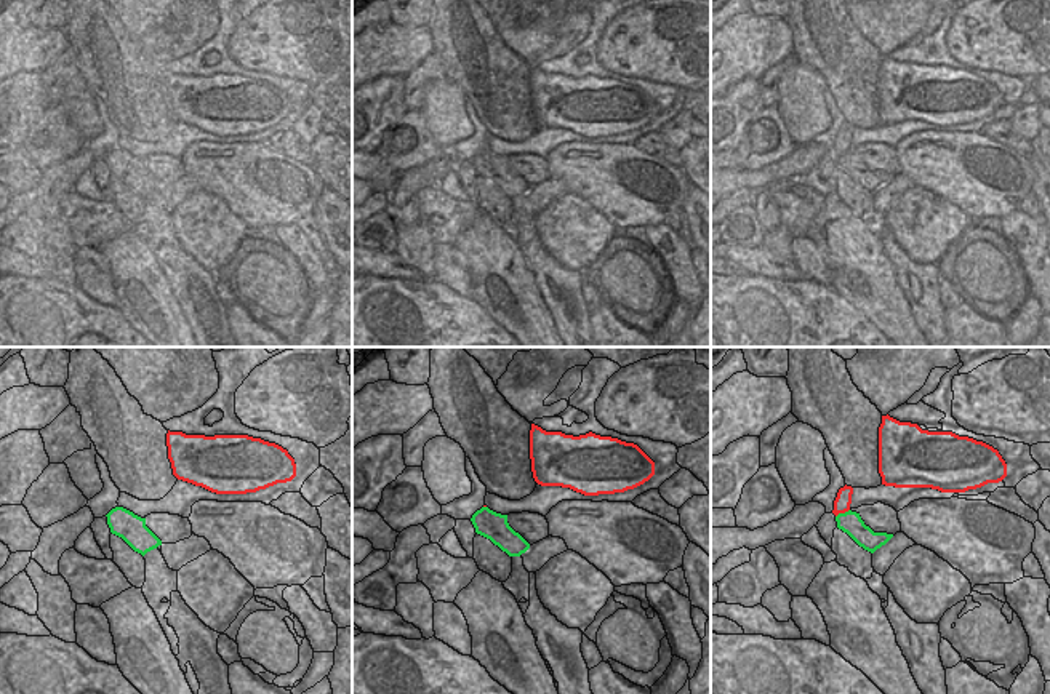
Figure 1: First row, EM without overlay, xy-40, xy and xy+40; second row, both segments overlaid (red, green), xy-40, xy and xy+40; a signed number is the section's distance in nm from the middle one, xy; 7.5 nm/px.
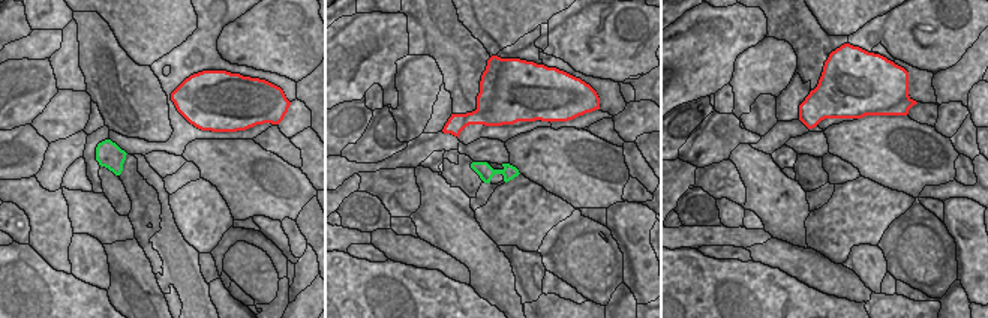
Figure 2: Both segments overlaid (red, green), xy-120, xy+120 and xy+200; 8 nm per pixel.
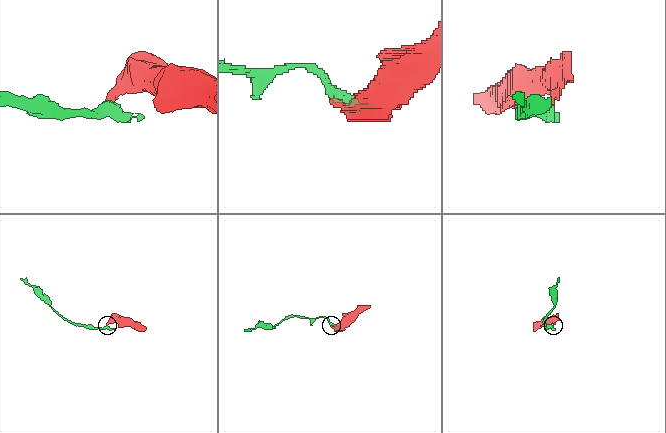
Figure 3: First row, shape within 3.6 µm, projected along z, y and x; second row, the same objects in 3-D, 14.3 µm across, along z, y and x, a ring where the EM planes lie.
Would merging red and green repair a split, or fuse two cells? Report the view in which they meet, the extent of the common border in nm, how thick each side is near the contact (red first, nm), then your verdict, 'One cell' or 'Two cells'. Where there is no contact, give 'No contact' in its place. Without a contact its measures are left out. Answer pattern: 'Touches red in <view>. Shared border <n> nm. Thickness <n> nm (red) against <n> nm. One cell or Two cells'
Touches red in xy+40. Shared border 130 nm. Thickness 120 nm (red) against 170 nm. Two cells.

